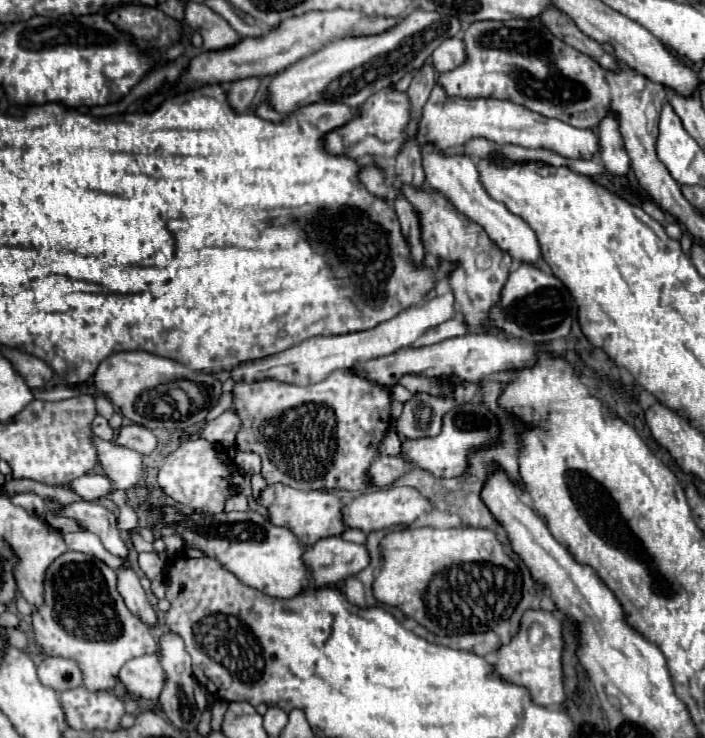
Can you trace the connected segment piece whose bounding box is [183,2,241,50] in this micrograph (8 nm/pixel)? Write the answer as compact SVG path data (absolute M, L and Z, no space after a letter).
M185 2L185 16L183 24L191 26L203 36L203 50L219 50L233 46L241 36L227 24L227 20L215 14L205 4Z

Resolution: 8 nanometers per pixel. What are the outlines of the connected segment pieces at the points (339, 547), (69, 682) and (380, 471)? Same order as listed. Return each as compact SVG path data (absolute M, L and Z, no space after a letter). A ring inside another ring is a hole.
M341 536L319 540L303 548L303 562L309 570L311 586L333 586L367 568L369 554L363 544L345 542Z
M47 656L37 666L37 676L39 676L39 682L43 686L53 688L55 692L63 692L67 688L75 688L75 686L79 686L83 682L81 670L69 658L53 658L53 656Z
M381 456L369 466L369 482L379 488L389 486L405 472L405 466L409 464L399 456Z

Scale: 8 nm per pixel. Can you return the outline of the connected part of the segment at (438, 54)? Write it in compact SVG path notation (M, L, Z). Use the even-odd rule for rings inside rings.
M447 38L441 42L441 46L431 54L433 58L433 66L437 72L449 72L455 70L457 66L465 64L467 60L467 52L465 52L465 44L459 38Z

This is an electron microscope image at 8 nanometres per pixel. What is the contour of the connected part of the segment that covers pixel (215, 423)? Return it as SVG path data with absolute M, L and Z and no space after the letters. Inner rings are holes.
M227 410L219 418L205 422L199 428L199 438L205 438L215 446L235 446L237 428L241 428L241 420L237 420L233 410Z

